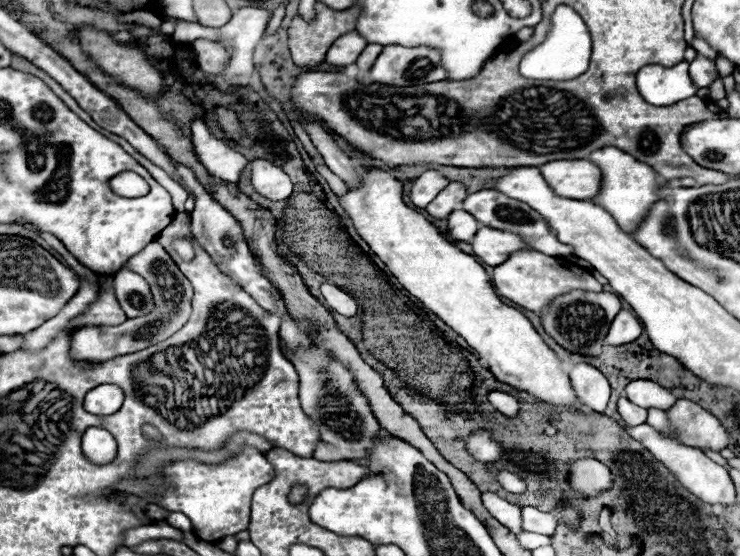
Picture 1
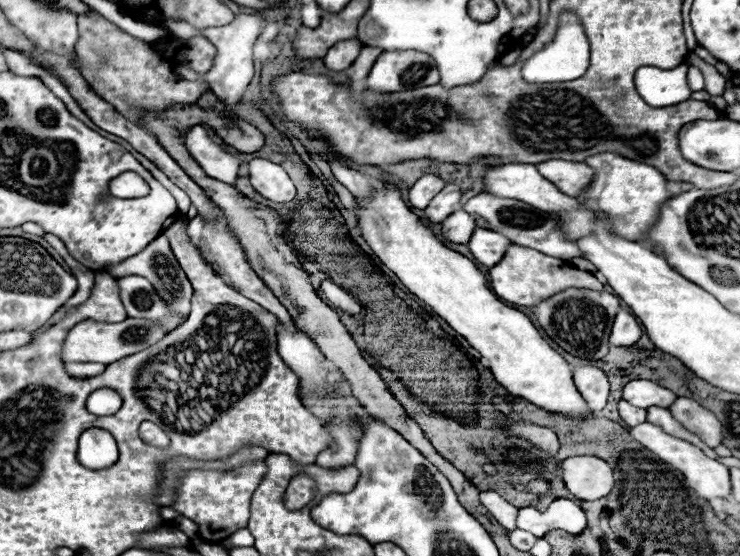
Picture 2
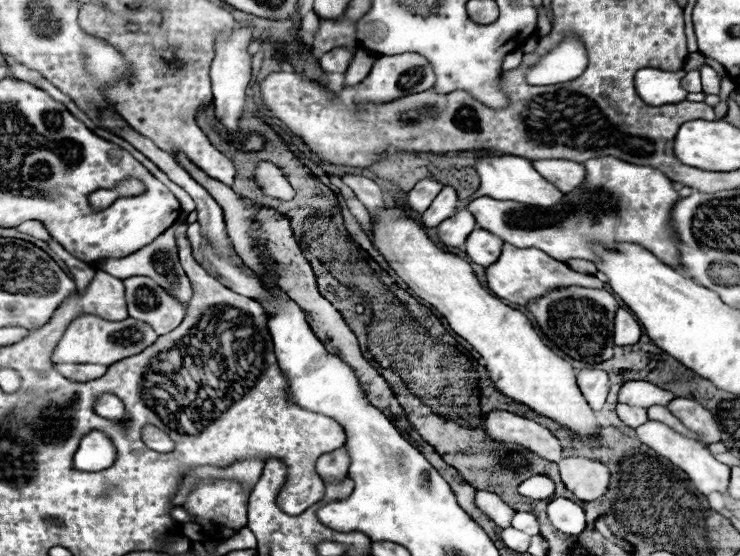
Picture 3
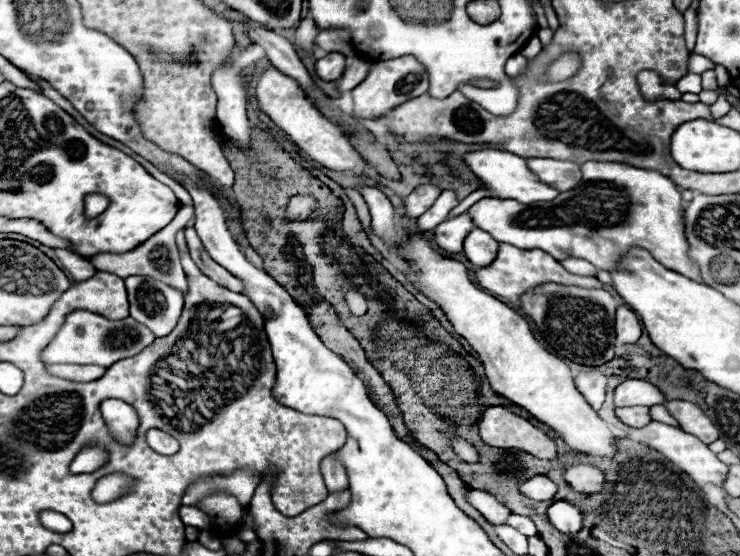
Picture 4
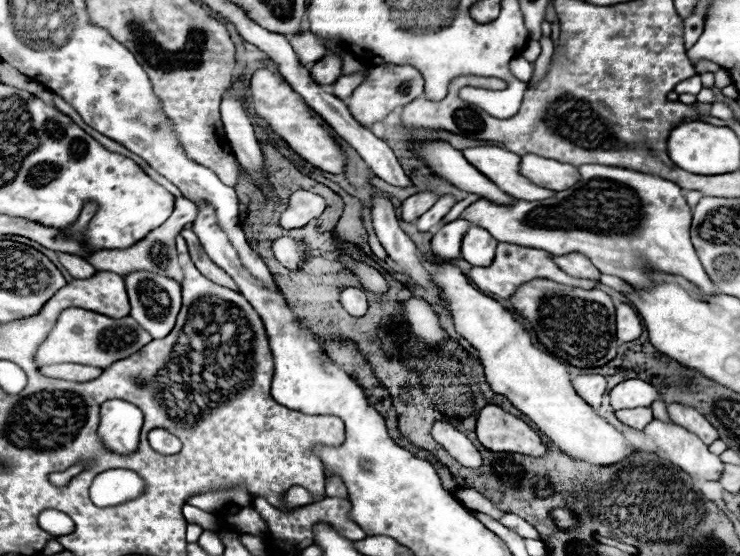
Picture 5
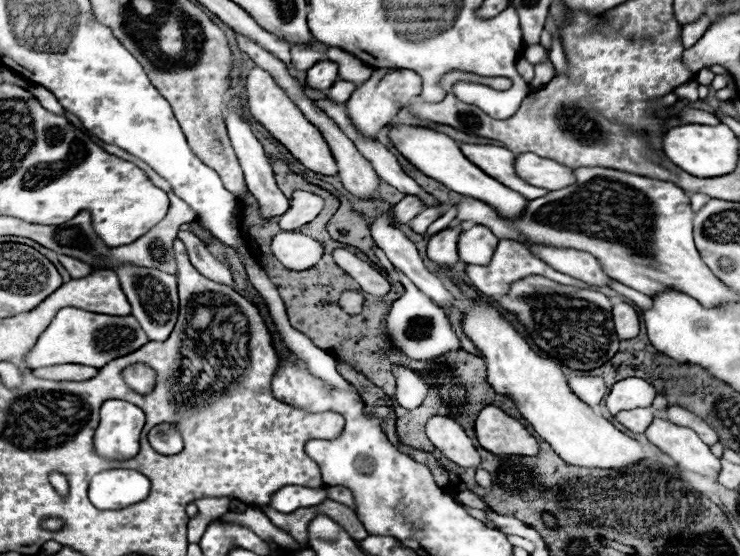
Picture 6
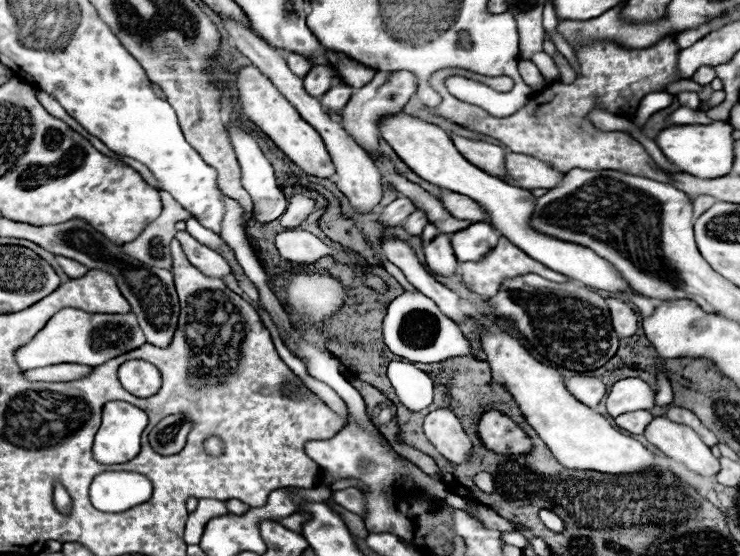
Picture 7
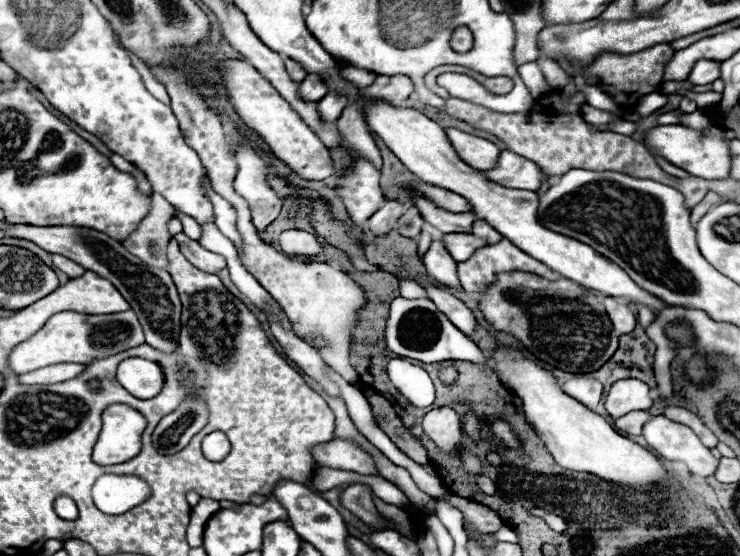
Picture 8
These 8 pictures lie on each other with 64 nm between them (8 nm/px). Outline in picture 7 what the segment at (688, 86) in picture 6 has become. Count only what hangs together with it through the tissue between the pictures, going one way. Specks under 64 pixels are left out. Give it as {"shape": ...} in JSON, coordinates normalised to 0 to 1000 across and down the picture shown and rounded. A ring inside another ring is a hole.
{"shape":[[[922,162],[922,165],[916,165],[914,173],[916,173],[916,180],[919,180],[919,187],[922,187],[922,191],[943,194],[943,187],[946,187],[943,169],[941,169],[941,165],[935,165],[935,162]]]}

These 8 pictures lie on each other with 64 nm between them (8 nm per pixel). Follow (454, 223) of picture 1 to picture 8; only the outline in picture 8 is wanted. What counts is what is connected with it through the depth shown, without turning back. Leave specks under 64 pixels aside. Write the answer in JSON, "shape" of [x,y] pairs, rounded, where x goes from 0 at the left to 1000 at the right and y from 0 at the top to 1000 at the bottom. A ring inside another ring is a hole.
{"shape":[[[586,432],[578,453],[570,460],[578,496],[592,511],[603,518],[622,518],[619,496],[616,496],[616,468],[608,460],[608,453],[600,446],[600,435]]]}

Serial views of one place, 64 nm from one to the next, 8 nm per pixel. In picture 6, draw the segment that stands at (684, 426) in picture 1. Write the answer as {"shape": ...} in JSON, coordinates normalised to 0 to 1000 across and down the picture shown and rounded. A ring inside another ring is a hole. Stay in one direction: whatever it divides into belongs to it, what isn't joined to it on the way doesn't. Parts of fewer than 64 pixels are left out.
{"shape":[[[905,730],[905,734],[900,737],[900,748],[903,748],[905,759],[911,759],[911,763],[916,763],[916,766],[935,770],[957,802],[962,802],[965,795],[970,795],[968,777],[965,777],[946,748],[941,748],[938,741],[932,741],[932,737],[922,734],[922,730]]]}

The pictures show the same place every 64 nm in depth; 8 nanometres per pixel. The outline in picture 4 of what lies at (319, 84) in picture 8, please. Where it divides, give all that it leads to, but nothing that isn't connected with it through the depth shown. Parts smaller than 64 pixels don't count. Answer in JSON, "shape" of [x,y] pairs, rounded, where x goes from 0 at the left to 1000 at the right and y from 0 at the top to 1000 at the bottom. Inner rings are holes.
{"shape":[[[446,94],[435,108],[427,112],[427,133],[443,147],[459,140],[465,122],[468,122],[468,101],[459,94]]]}

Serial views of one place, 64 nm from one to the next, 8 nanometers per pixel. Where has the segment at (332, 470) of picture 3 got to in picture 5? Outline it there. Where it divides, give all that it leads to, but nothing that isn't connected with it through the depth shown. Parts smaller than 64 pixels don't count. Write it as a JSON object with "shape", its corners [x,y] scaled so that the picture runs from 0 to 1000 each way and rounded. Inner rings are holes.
{"shape":[[[451,853],[441,856],[441,892],[470,892],[459,856],[451,856]]]}

